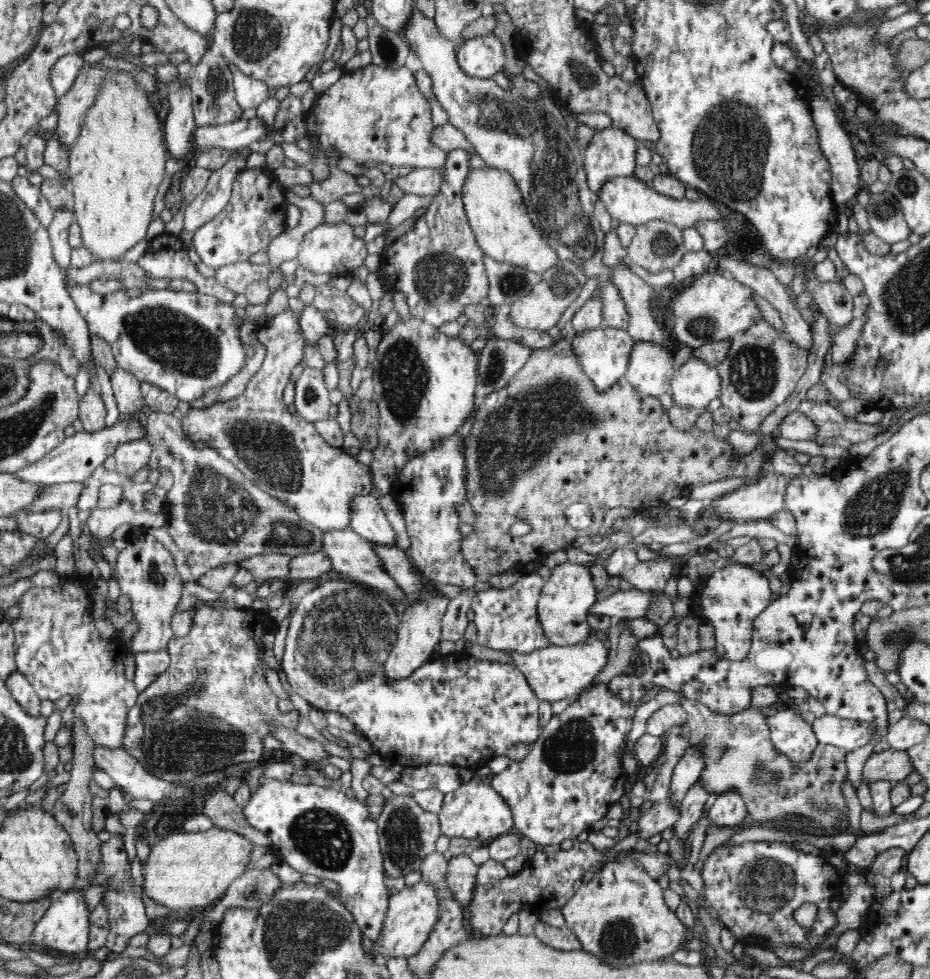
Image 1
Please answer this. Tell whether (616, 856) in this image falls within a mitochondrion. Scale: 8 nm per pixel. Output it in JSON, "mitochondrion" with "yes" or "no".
{"mitochondrion":"no"}

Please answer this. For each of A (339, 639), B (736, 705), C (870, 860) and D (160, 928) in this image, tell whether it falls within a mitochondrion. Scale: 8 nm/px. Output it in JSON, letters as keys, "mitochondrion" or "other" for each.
{"A":"mitochondrion","B":"other","C":"other","D":"other"}

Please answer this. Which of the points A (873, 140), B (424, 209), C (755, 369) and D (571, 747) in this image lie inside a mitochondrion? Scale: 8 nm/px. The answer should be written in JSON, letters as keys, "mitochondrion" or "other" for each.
{"A":"other","B":"other","C":"mitochondrion","D":"mitochondrion"}

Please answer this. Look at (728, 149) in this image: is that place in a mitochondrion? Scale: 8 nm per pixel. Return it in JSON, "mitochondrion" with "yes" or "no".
{"mitochondrion":"yes"}

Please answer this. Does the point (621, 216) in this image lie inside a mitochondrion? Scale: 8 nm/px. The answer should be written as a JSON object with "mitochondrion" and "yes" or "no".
{"mitochondrion":"no"}

